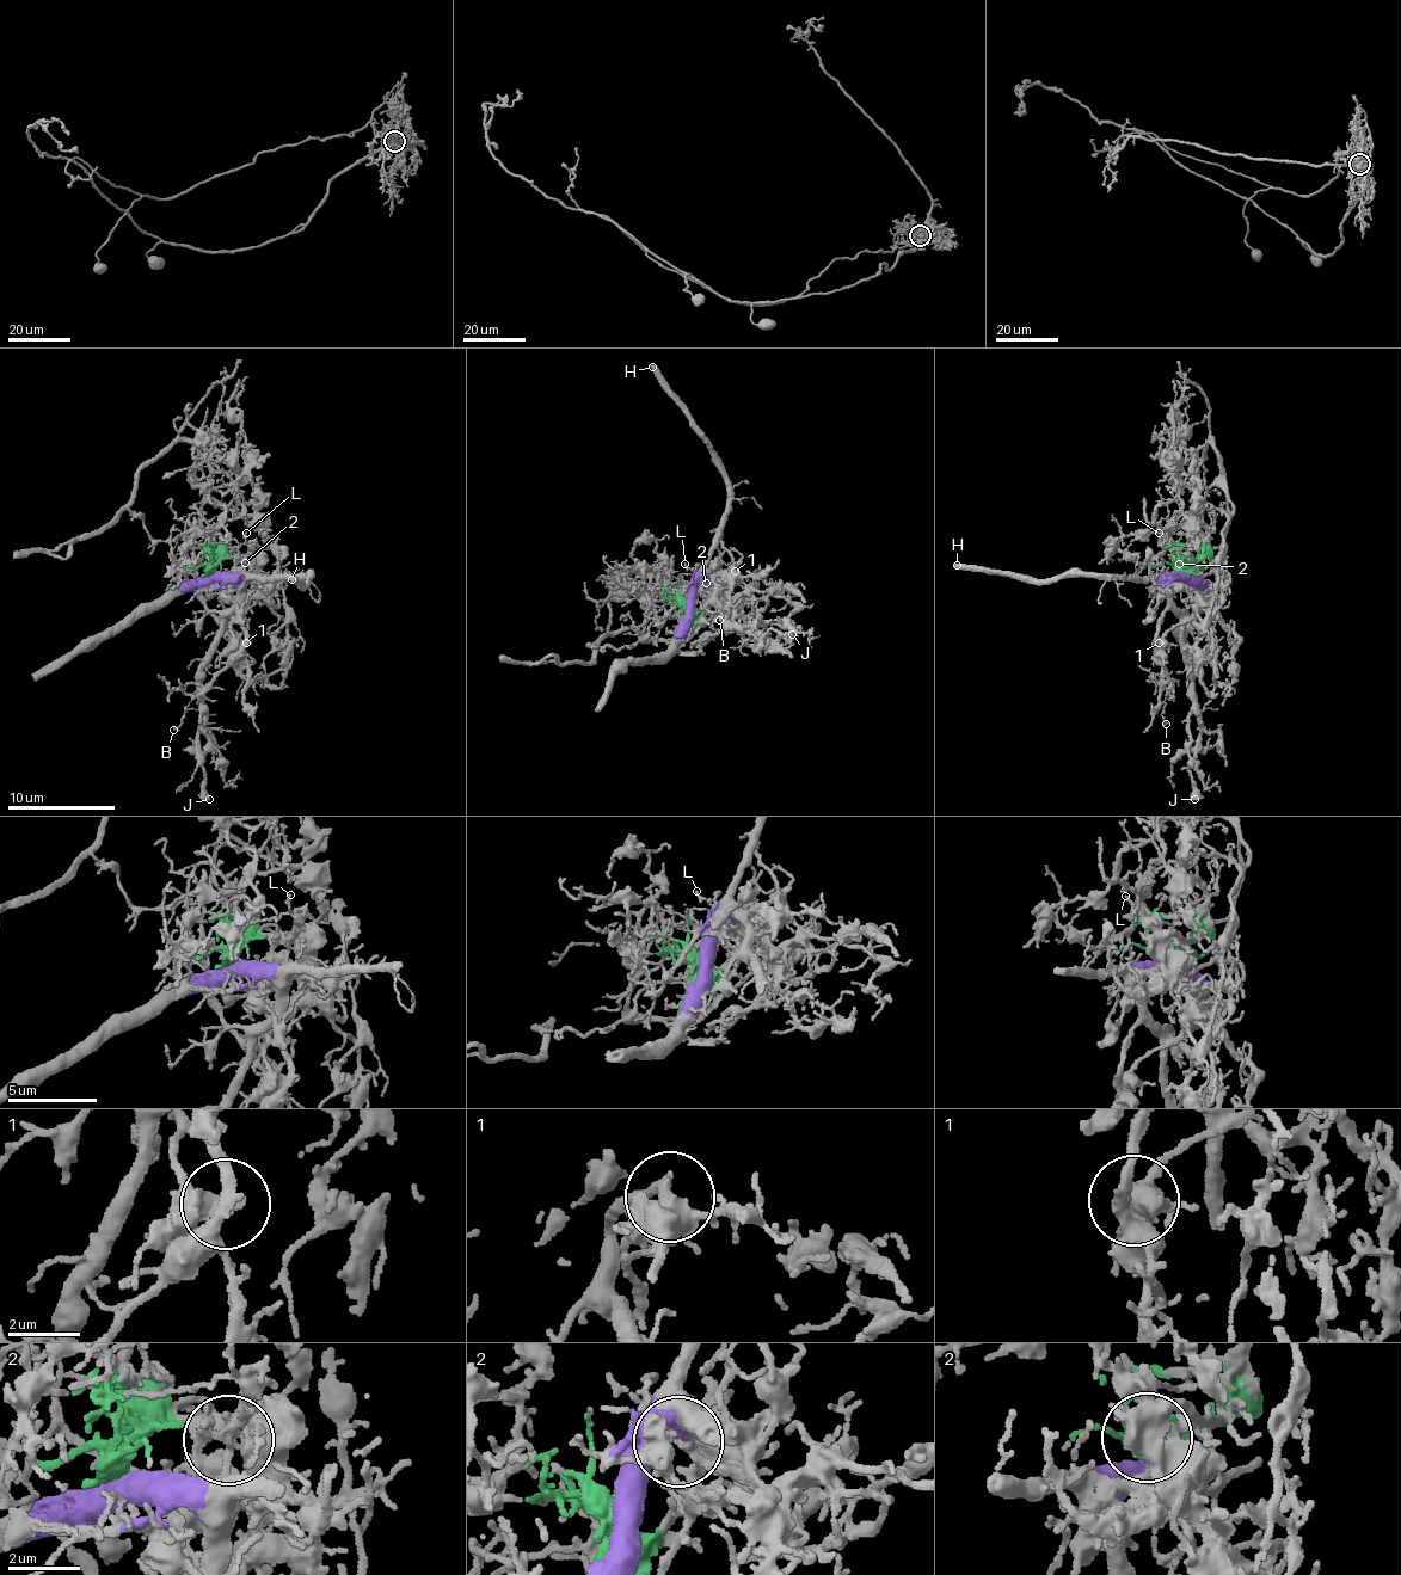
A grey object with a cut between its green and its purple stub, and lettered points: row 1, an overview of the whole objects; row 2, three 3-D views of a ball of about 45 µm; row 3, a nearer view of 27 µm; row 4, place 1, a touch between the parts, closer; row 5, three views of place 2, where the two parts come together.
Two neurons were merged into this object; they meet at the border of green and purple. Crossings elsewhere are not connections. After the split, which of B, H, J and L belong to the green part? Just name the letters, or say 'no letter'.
no letter

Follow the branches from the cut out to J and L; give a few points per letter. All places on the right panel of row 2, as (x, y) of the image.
J: (1186, 573), (1168, 577), (1166, 586), (1180, 620), (1193, 712), (1200, 717), (1198, 754), (1188, 768), (1194, 800)
L: (1186, 573), (1177, 573), (1172, 579), (1179, 573), (1178, 549), (1159, 534)

